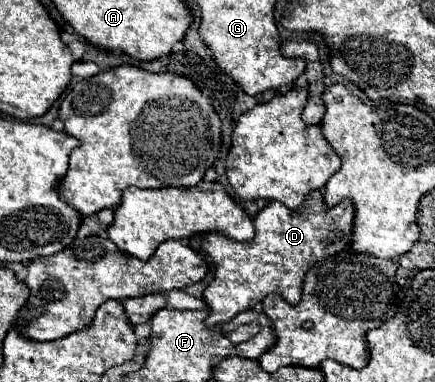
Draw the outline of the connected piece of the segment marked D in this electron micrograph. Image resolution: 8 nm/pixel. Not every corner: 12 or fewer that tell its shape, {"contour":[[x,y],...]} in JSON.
{"contour":[[313,190],[269,202],[255,236],[219,232],[203,292],[209,328],[271,292],[297,304],[307,270],[351,246],[355,208]]}

